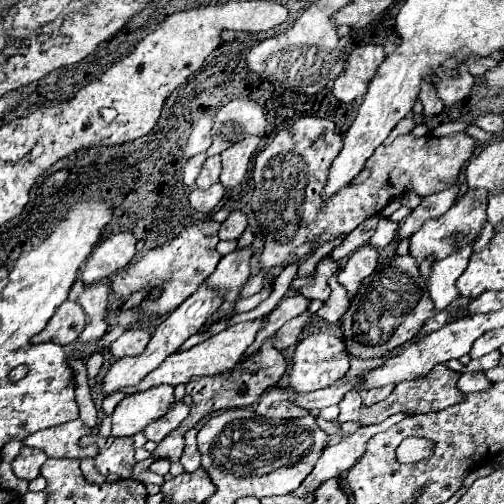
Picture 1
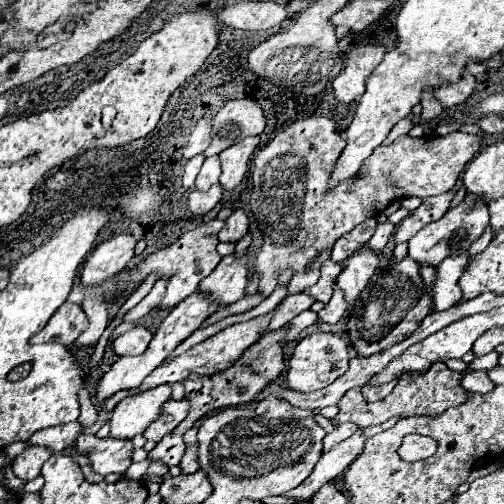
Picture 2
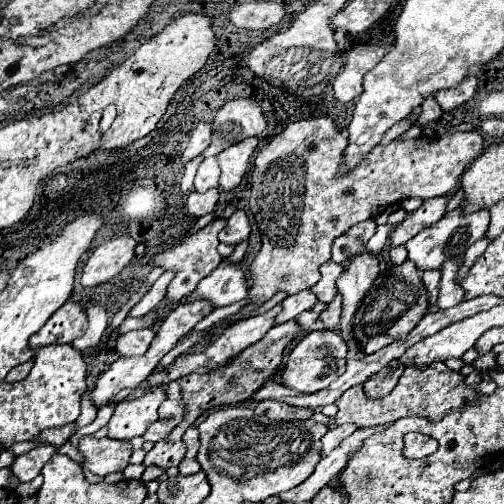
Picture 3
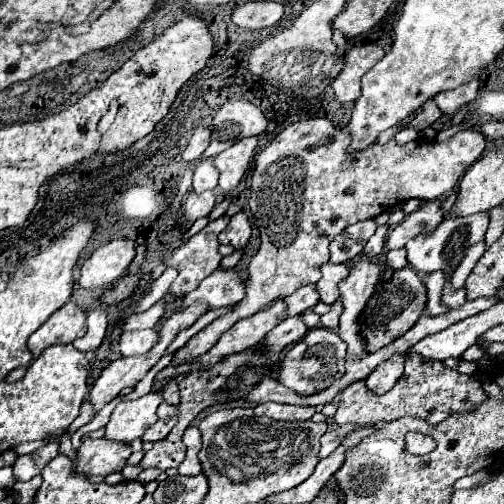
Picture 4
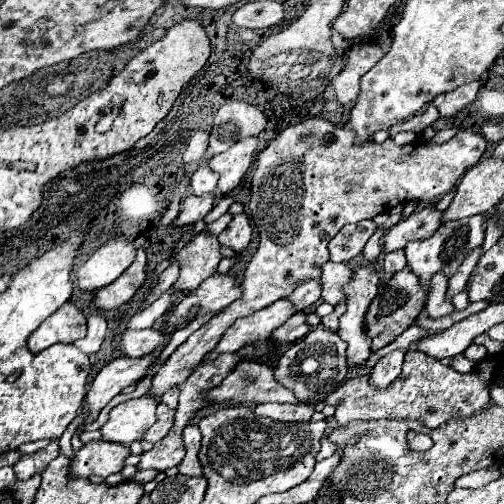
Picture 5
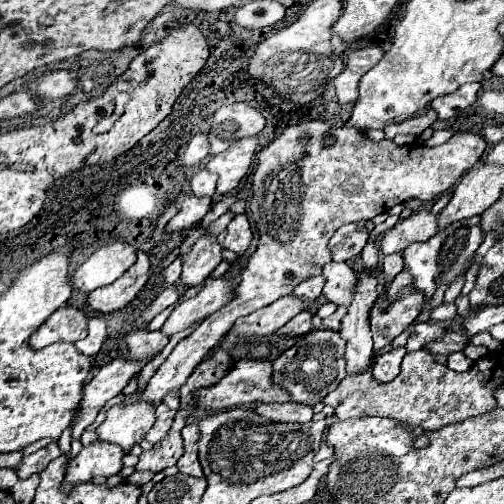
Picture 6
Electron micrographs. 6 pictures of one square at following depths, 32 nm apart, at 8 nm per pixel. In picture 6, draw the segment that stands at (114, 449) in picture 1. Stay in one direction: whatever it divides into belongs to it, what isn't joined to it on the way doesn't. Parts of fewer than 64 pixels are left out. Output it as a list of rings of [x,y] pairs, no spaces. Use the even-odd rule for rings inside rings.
[[[94,442],[86,448],[80,450],[76,458],[68,464],[64,482],[62,482],[62,492],[72,492],[74,486],[82,482],[90,482],[96,476],[114,476],[122,468],[122,448],[116,444],[104,444],[104,442]]]

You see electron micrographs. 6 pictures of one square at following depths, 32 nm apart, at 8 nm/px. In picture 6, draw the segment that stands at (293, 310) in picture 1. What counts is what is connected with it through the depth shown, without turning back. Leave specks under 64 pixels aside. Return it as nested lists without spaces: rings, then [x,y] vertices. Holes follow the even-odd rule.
[[[312,276],[312,278],[306,278],[304,282],[298,284],[296,288],[296,296],[304,296],[308,300],[316,300],[320,294],[322,294],[322,286],[324,286],[324,276]]]

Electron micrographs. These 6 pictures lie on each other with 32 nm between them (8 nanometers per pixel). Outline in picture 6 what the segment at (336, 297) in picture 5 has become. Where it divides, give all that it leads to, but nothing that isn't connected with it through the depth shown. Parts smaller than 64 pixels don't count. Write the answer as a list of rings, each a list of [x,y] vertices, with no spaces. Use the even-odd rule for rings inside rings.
[[[328,262],[322,274],[326,276],[326,284],[322,290],[326,300],[338,306],[350,306],[350,300],[354,298],[356,272],[346,262]]]

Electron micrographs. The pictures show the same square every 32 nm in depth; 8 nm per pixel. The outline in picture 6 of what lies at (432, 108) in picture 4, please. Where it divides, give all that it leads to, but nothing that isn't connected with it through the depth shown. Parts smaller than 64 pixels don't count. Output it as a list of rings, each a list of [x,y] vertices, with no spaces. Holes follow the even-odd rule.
[[[428,110],[426,116],[414,116],[402,124],[392,124],[384,128],[386,139],[393,140],[396,134],[410,134],[410,136],[420,136],[428,126],[432,126],[436,120],[436,112]]]

